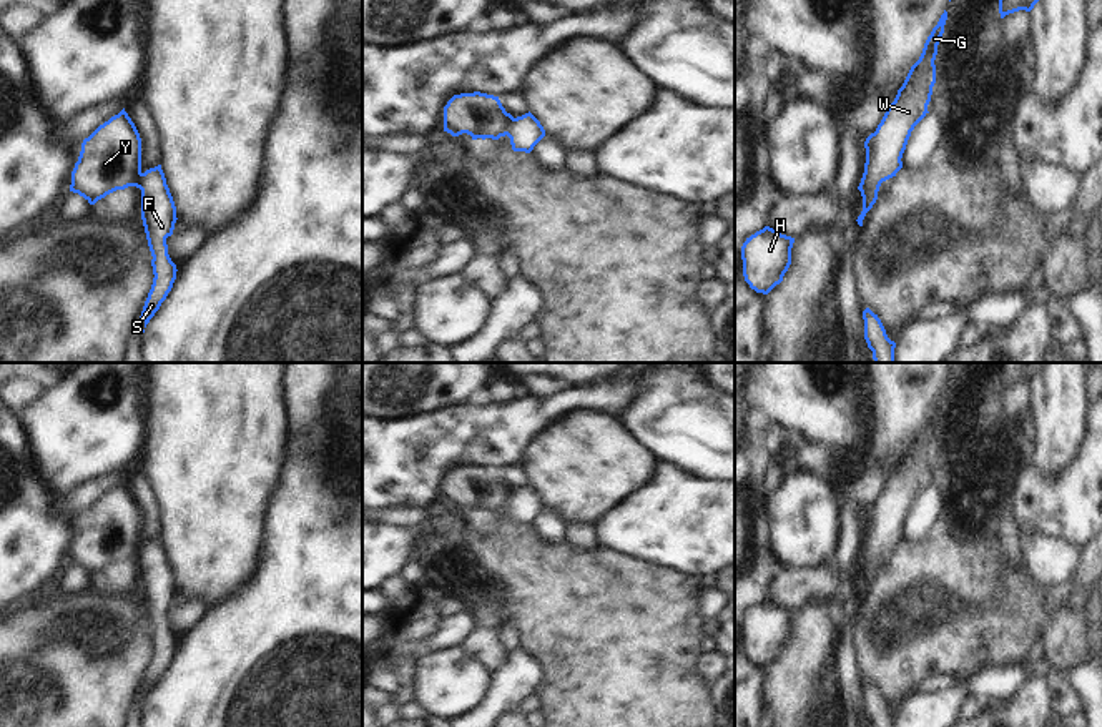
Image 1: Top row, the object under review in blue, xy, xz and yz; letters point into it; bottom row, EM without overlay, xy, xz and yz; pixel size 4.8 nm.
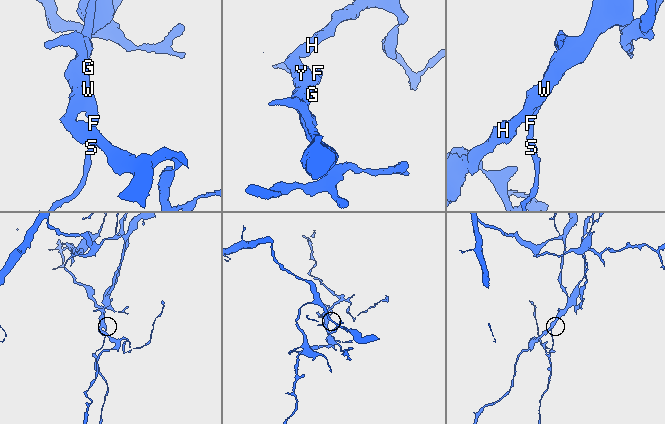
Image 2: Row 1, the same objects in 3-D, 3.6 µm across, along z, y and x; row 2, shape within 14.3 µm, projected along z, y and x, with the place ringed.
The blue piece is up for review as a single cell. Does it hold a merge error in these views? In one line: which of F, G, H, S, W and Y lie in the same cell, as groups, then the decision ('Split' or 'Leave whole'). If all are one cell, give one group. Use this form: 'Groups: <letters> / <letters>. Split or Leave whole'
Groups: F G S W / H Y. Split

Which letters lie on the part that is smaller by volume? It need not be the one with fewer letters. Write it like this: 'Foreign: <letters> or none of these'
Foreign: H, Y

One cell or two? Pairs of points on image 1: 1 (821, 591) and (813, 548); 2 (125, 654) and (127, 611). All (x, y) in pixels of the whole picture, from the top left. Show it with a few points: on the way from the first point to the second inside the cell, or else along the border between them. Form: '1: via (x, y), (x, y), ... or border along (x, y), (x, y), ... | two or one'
1: border along (833, 558), (816, 566), (778, 568) | two
2: via (125, 644), (125, 621) | one

